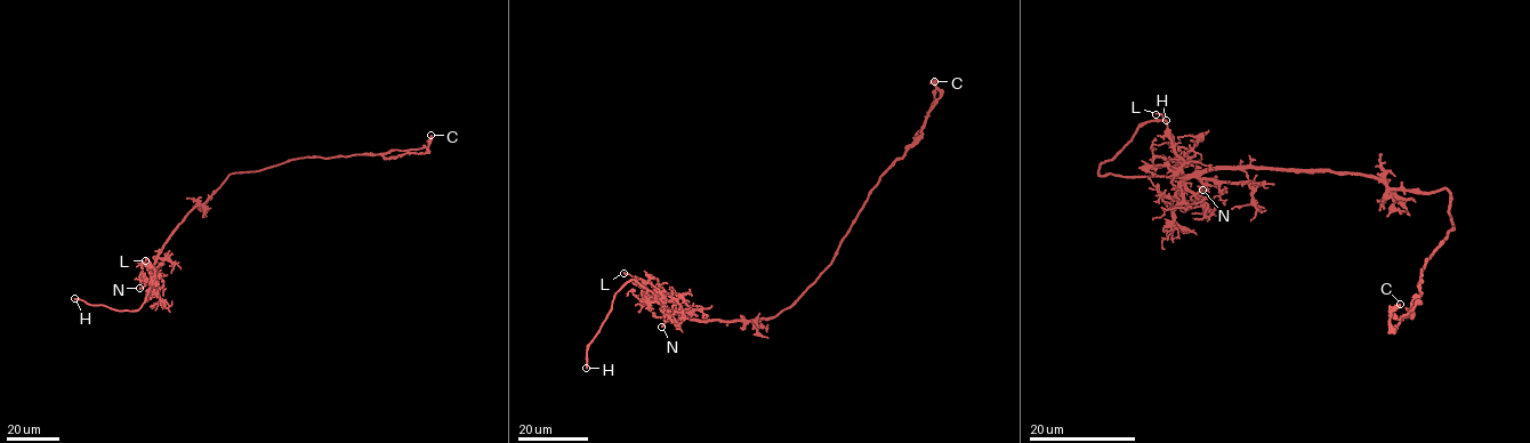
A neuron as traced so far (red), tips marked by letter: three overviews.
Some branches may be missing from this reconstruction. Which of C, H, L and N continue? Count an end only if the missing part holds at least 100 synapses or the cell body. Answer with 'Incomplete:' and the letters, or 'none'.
Incomplete: H

